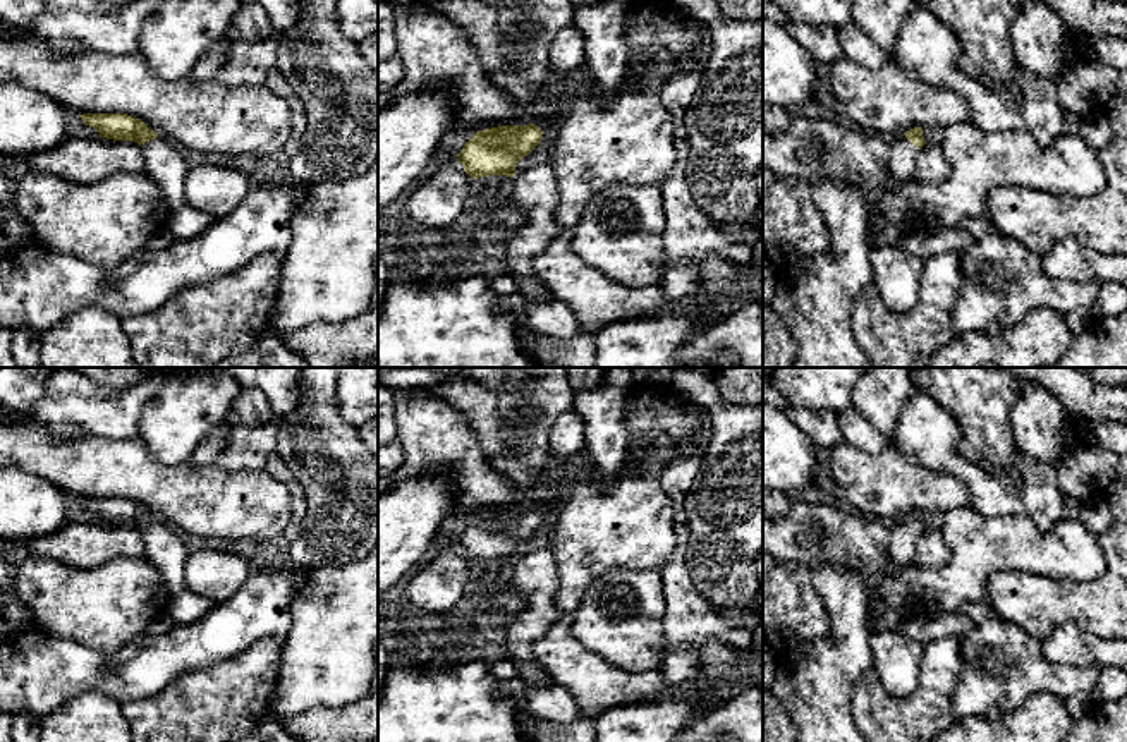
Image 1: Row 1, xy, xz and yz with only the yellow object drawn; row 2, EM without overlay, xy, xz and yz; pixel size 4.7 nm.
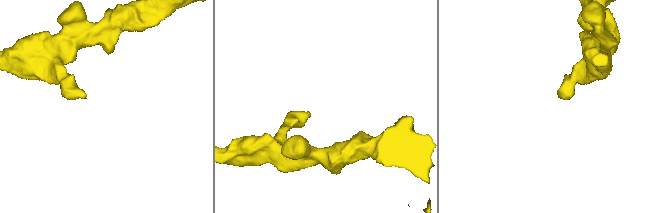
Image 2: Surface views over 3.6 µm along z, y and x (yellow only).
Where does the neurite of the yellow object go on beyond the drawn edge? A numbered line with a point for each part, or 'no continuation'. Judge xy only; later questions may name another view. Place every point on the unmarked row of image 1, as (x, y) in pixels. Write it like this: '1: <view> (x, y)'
1: xy (164, 548)

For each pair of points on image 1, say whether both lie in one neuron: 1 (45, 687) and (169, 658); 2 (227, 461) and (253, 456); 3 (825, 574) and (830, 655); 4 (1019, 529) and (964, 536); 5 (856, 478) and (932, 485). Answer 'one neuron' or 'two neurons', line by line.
1: one neuron
2: one neuron
3: one neuron
4: one neuron
5: one neuron

